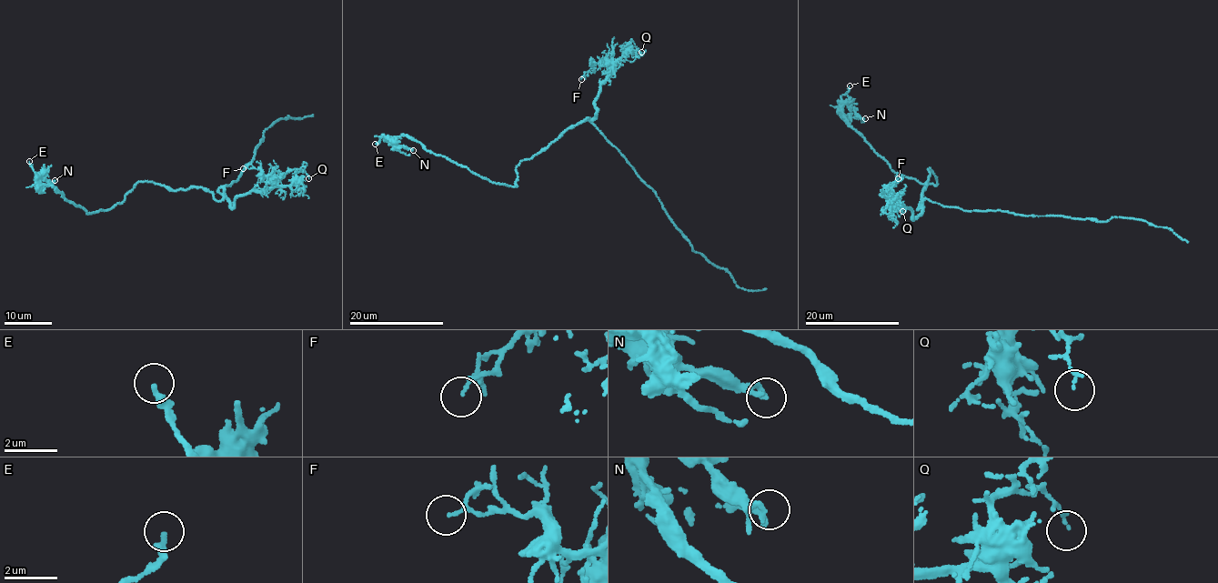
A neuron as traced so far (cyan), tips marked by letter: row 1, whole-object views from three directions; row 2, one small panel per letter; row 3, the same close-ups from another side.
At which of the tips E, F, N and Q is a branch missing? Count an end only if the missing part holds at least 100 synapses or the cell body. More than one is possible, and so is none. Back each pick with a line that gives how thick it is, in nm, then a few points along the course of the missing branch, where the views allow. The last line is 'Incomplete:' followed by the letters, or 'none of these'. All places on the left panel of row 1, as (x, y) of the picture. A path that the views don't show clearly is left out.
Incomplete: none of these

